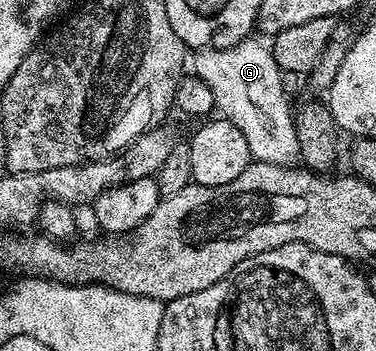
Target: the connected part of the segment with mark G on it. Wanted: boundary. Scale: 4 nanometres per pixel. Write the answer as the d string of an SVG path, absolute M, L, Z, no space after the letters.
M245 40L236 46L225 50L213 50L204 48L199 51L196 58L195 77L201 78L210 88L210 92L216 101L215 109L223 117L246 136L246 144L250 144L250 152L257 162L266 164L278 164L279 166L292 166L300 157L298 140L296 139L296 128L294 125L293 107L288 107L288 98L284 95L285 75L278 68L271 49L260 42Z

